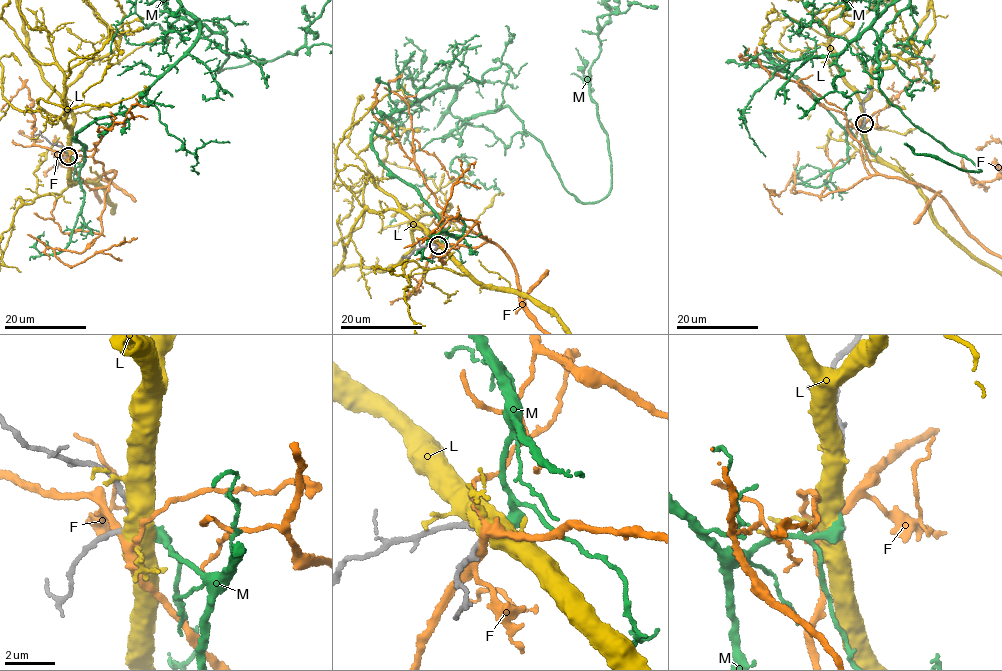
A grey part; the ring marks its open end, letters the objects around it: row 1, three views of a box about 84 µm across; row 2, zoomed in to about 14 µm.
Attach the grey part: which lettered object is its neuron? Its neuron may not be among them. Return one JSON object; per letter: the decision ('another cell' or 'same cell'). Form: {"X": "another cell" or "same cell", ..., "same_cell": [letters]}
{"F": "another cell", "L": "another cell", "M": "same cell", "same_cell": ["M"]}

